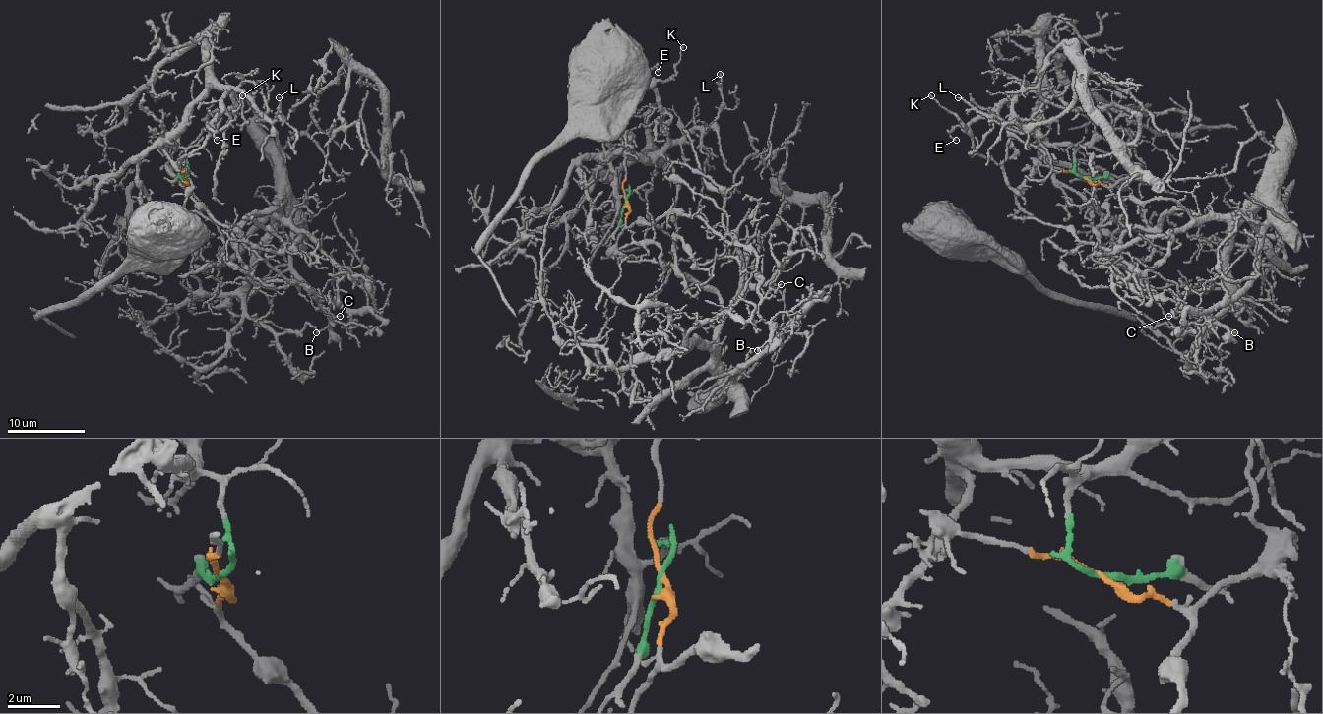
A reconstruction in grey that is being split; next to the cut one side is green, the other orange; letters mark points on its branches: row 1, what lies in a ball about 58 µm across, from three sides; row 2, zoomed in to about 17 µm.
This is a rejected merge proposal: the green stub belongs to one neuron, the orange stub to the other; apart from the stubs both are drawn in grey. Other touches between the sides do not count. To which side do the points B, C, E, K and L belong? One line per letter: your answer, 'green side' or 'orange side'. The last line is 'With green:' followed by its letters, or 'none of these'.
B: orange side
C: orange side
E: green side
K: green side
L: green side
With green: E, K, L

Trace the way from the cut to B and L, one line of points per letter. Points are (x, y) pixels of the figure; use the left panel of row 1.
B: (184, 177), (186, 191), (214, 218), (283, 276), (315, 294), (317, 308), (329, 318), (317, 332)
L: (184, 177), (184, 151), (170, 140), (184, 113), (210, 88), (237, 88), (270, 120), (282, 113), (278, 97)

